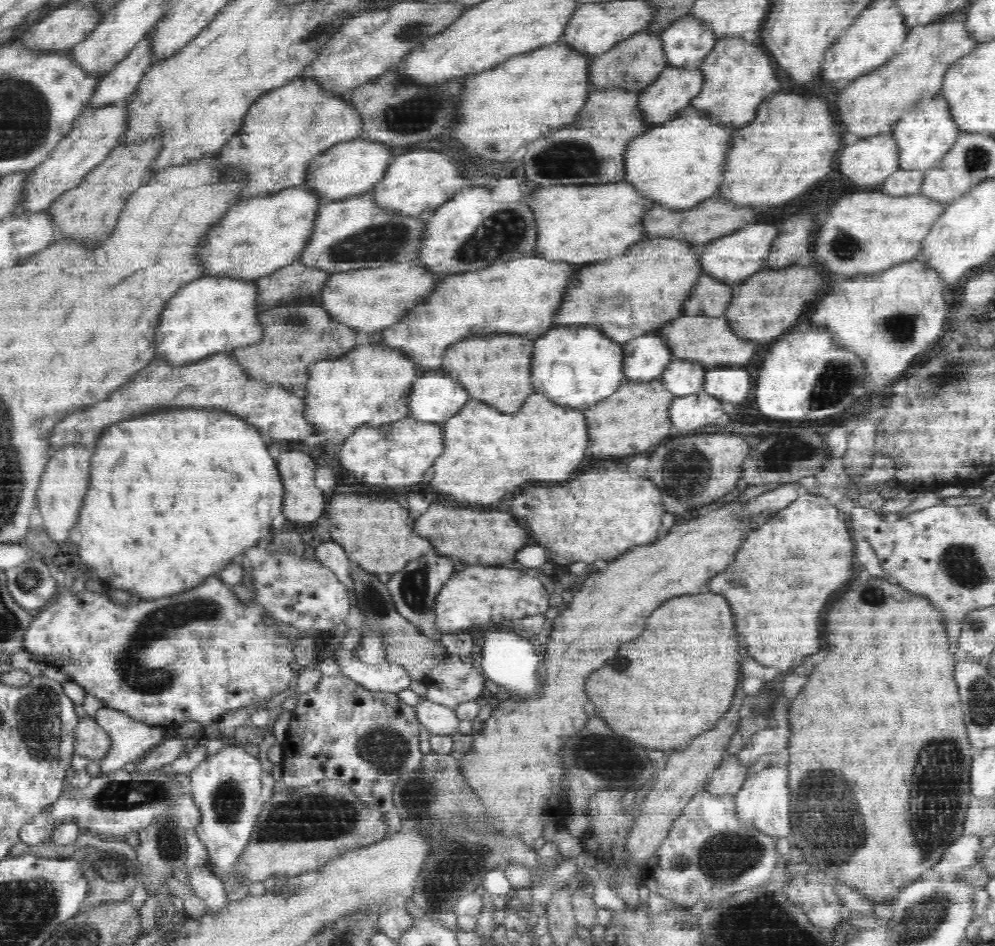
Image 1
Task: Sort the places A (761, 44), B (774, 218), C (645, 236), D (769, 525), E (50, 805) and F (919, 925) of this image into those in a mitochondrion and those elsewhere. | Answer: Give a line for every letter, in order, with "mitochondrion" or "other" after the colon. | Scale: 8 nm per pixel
A: other
B: other
C: other
D: other
E: other
F: mitochondrion

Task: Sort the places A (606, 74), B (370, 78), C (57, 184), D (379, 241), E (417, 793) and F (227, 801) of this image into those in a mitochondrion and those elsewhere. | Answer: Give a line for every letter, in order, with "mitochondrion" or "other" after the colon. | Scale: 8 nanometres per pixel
A: other
B: other
C: other
D: mitochondrion
E: mitochondrion
F: mitochondrion

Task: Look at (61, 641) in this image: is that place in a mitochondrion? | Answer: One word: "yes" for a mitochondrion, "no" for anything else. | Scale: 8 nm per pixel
no

